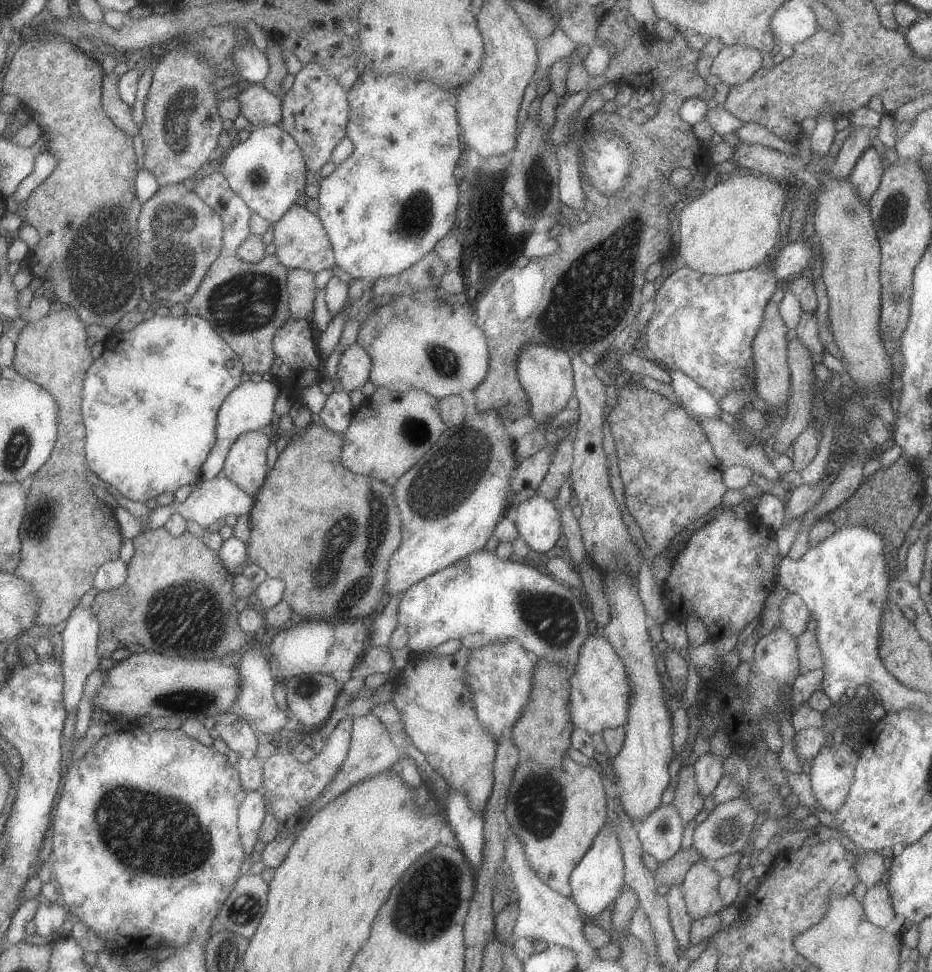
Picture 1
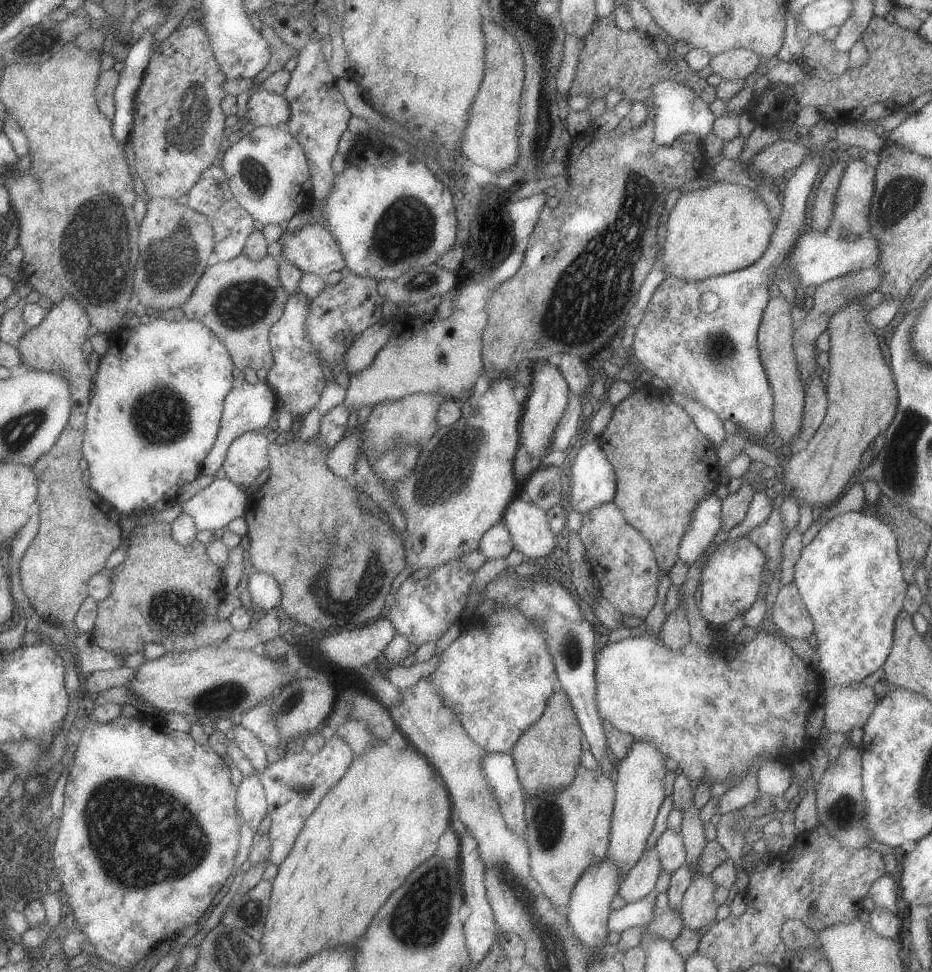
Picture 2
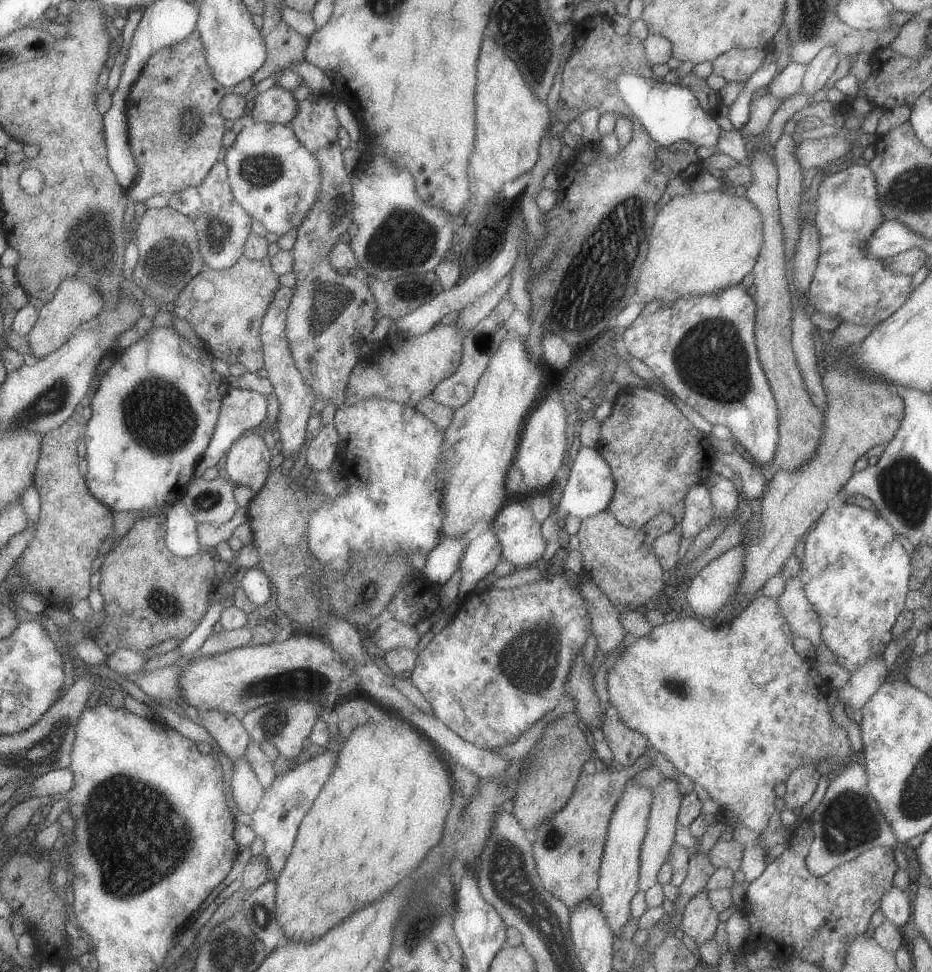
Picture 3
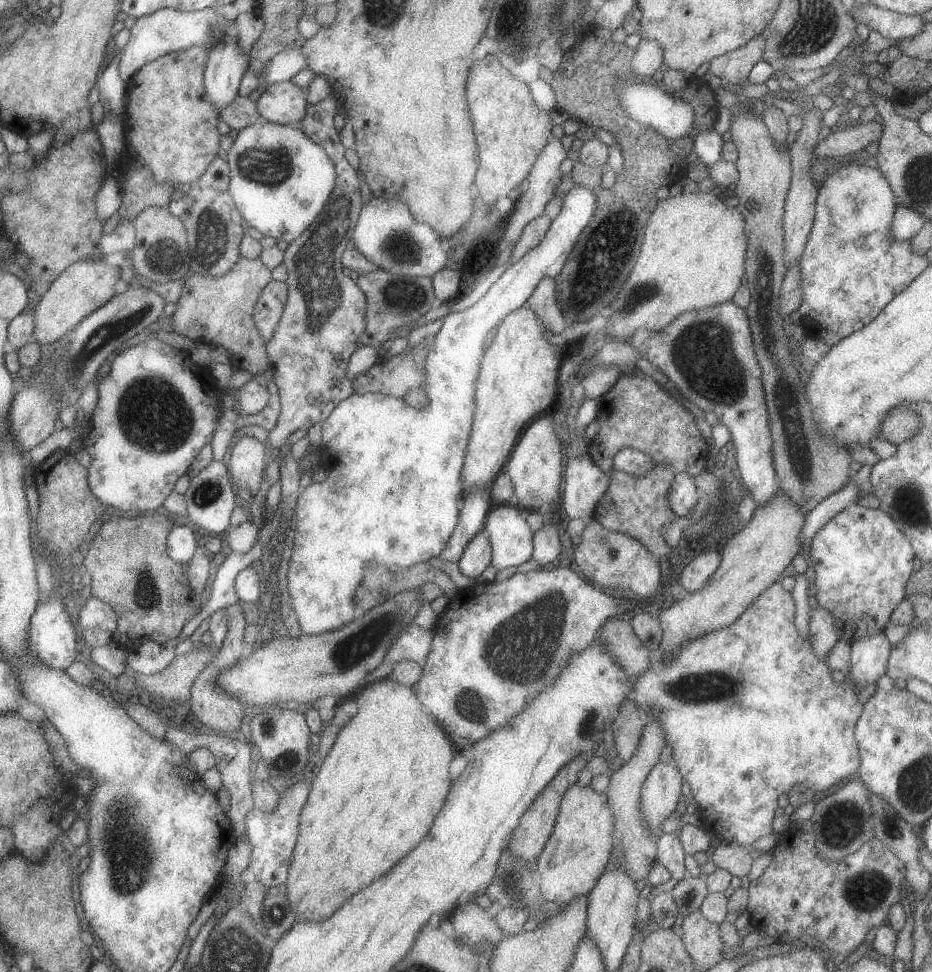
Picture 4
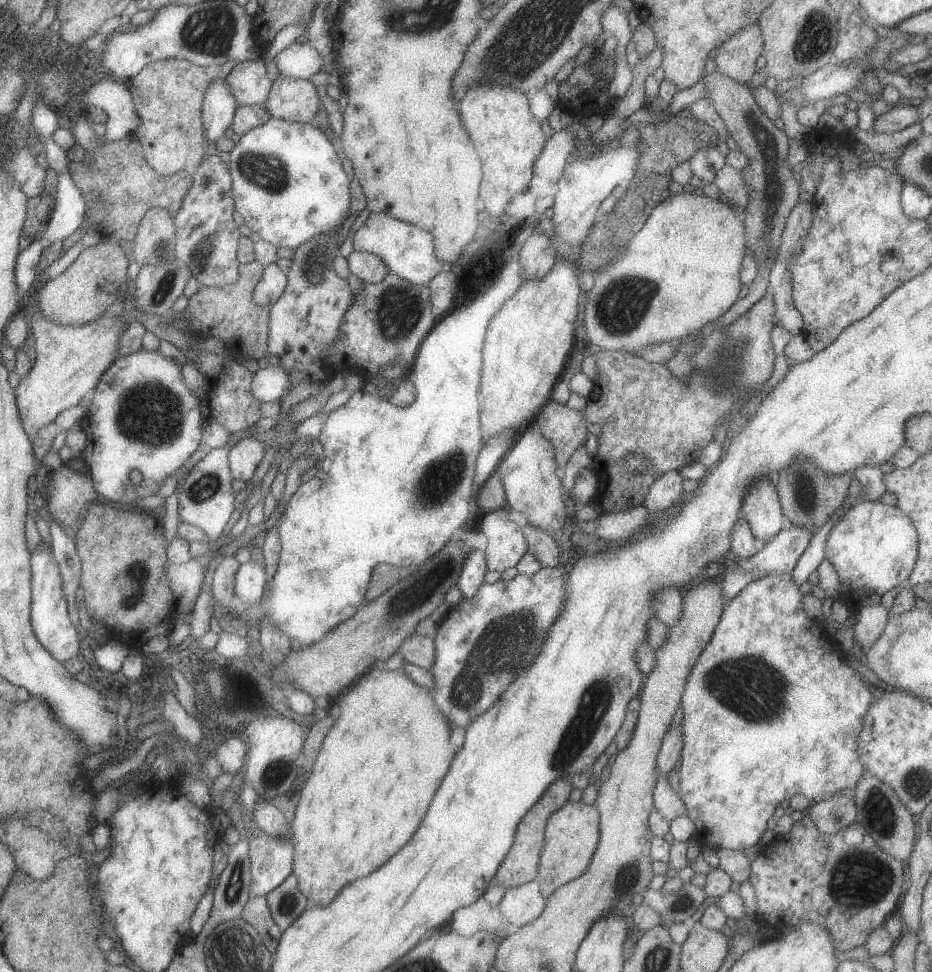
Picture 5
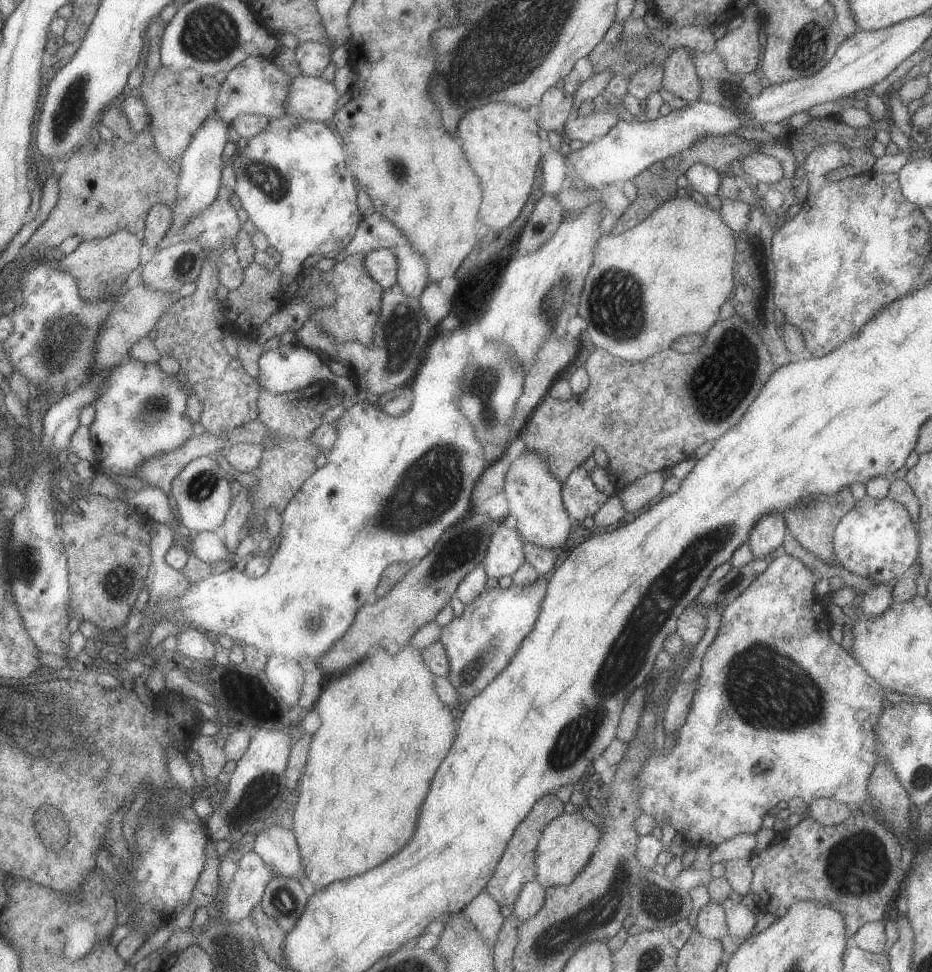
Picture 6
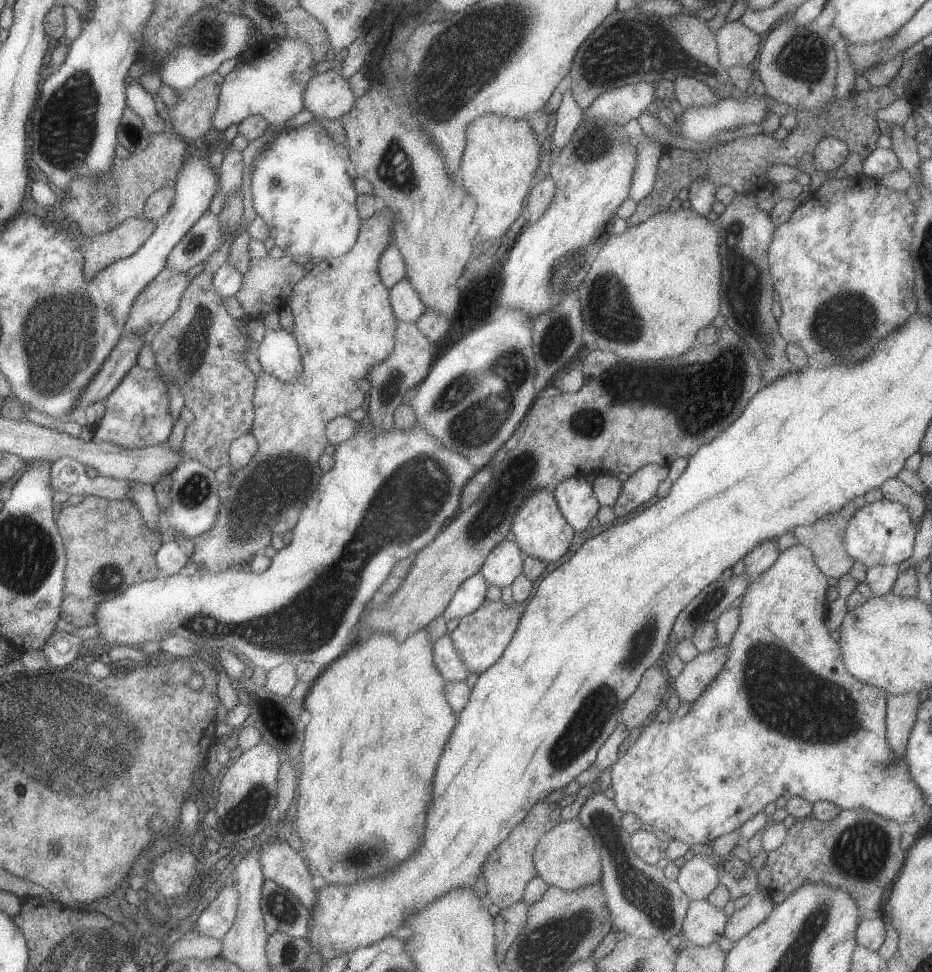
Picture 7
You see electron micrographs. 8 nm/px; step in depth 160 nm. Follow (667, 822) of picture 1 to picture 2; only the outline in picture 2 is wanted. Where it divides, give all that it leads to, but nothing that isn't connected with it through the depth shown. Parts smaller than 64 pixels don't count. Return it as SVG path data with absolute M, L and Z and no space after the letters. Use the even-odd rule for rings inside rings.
M665 829L655 844L661 868L672 874L687 862L687 852L681 833Z

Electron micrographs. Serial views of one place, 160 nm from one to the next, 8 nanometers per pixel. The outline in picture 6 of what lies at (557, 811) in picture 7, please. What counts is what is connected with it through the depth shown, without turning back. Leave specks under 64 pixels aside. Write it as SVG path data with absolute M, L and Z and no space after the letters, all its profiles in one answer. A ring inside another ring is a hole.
M556 792L548 793L534 804L528 816L516 826L516 831L513 833L510 843L506 846L500 862L496 864L494 874L492 874L485 889L498 902L503 911L509 912L514 904L516 904L524 884L537 879L536 858L538 844L550 822L558 818L558 816L562 816L564 807L565 804L560 801Z

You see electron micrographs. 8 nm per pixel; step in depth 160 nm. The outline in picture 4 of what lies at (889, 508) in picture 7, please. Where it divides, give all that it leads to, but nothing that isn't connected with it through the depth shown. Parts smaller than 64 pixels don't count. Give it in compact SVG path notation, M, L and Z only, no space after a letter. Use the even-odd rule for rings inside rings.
M857 502L848 505L842 512L836 513L812 538L810 544L810 562L814 566L815 580L815 595L821 607L824 607L833 616L834 624L838 633L839 640L850 642L858 639L864 639L867 636L877 635L884 632L886 623L890 620L894 609L907 597L906 585L914 572L914 557L915 552L911 542L904 536L904 533L899 529L895 520L888 516L882 509L871 509L864 505L859 505Z

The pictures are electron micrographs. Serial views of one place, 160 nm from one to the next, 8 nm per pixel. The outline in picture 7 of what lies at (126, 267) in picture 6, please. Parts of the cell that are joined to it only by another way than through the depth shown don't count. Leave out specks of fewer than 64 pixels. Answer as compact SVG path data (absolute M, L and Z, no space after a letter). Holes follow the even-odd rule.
M131 218L121 222L110 232L81 237L79 249L83 253L83 272L92 281L111 263L136 254L136 251L150 238L159 222L142 218Z

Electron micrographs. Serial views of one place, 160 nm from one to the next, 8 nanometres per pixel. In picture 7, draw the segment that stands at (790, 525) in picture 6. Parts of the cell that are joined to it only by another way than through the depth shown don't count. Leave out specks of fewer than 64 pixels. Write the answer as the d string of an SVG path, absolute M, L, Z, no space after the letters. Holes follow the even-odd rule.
M849 500L838 512L826 515L813 524L798 526L793 531L799 543L813 553L815 564L828 579L841 579L854 568L855 561L845 552L843 537L848 521L851 520L852 515L856 512L854 501Z

